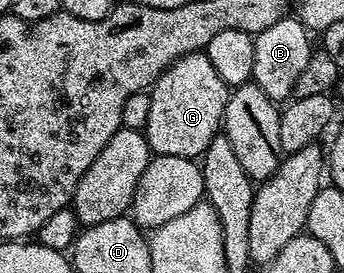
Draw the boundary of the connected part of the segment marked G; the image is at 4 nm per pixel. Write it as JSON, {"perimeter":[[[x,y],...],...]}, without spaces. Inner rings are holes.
{"perimeter":[[[204,51],[179,58],[151,85],[151,111],[143,129],[150,153],[159,156],[200,157],[213,137],[222,131],[231,89],[215,74]]]}

